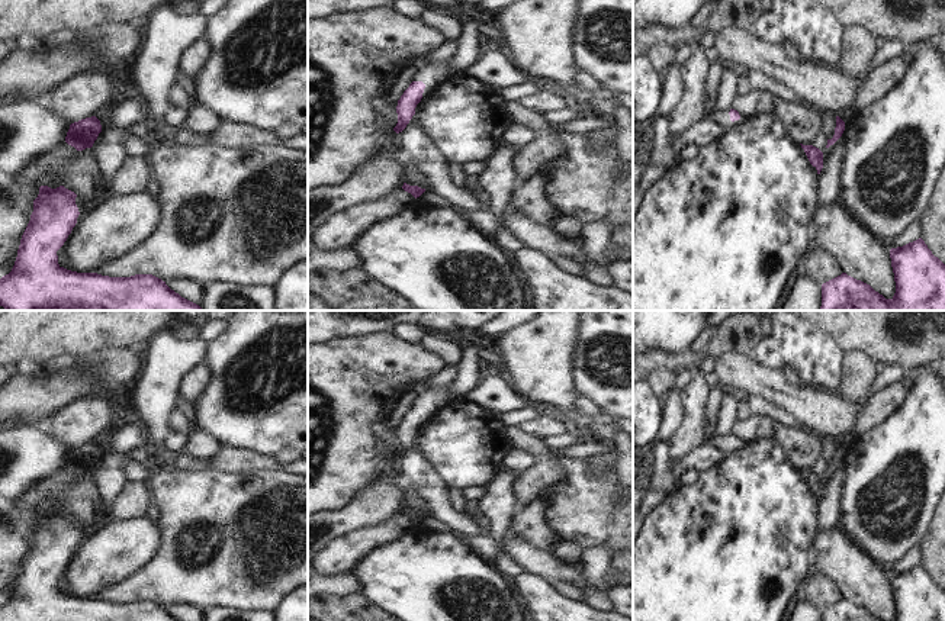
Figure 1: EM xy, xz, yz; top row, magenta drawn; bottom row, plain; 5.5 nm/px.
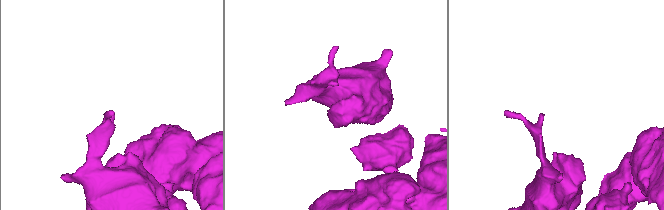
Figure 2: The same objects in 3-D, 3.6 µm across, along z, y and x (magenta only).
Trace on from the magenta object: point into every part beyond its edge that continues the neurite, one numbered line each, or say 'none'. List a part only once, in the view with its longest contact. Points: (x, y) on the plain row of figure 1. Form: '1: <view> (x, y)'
1: yz (722, 441).

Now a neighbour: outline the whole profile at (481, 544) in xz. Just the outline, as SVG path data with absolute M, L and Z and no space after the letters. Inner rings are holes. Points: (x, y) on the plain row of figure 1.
M469 534L459 535L459 541L467 546L475 554L486 559L488 562L495 556L496 546L489 535Z

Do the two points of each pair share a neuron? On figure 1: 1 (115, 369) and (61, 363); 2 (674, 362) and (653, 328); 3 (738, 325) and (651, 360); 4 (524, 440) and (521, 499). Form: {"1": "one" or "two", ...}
{"1": "one", "2": "two", "3": "one", "4": "one"}

